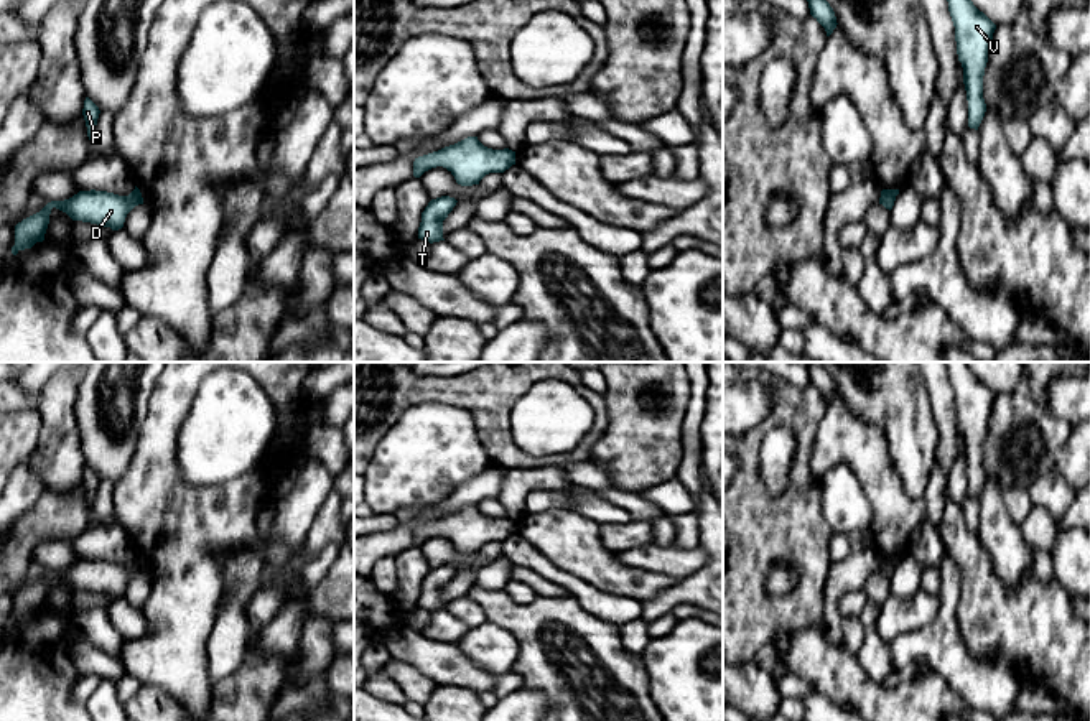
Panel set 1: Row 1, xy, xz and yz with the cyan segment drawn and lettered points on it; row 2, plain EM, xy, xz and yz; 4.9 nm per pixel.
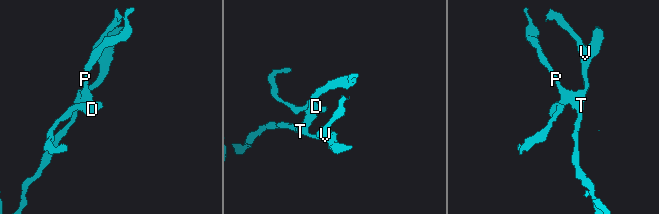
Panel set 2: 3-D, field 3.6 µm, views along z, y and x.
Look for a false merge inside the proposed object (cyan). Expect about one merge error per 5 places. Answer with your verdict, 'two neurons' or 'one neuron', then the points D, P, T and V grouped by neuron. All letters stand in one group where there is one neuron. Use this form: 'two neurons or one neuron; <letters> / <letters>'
one neuron; D P T V

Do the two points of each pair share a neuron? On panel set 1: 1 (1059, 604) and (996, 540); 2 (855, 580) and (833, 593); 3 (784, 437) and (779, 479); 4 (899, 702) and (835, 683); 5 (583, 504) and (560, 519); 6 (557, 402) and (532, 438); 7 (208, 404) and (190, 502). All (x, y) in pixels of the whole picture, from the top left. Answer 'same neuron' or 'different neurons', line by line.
1: different neurons
2: same neuron
3: same neuron
4: same neuron
5: different neurons
6: same neuron
7: different neurons

